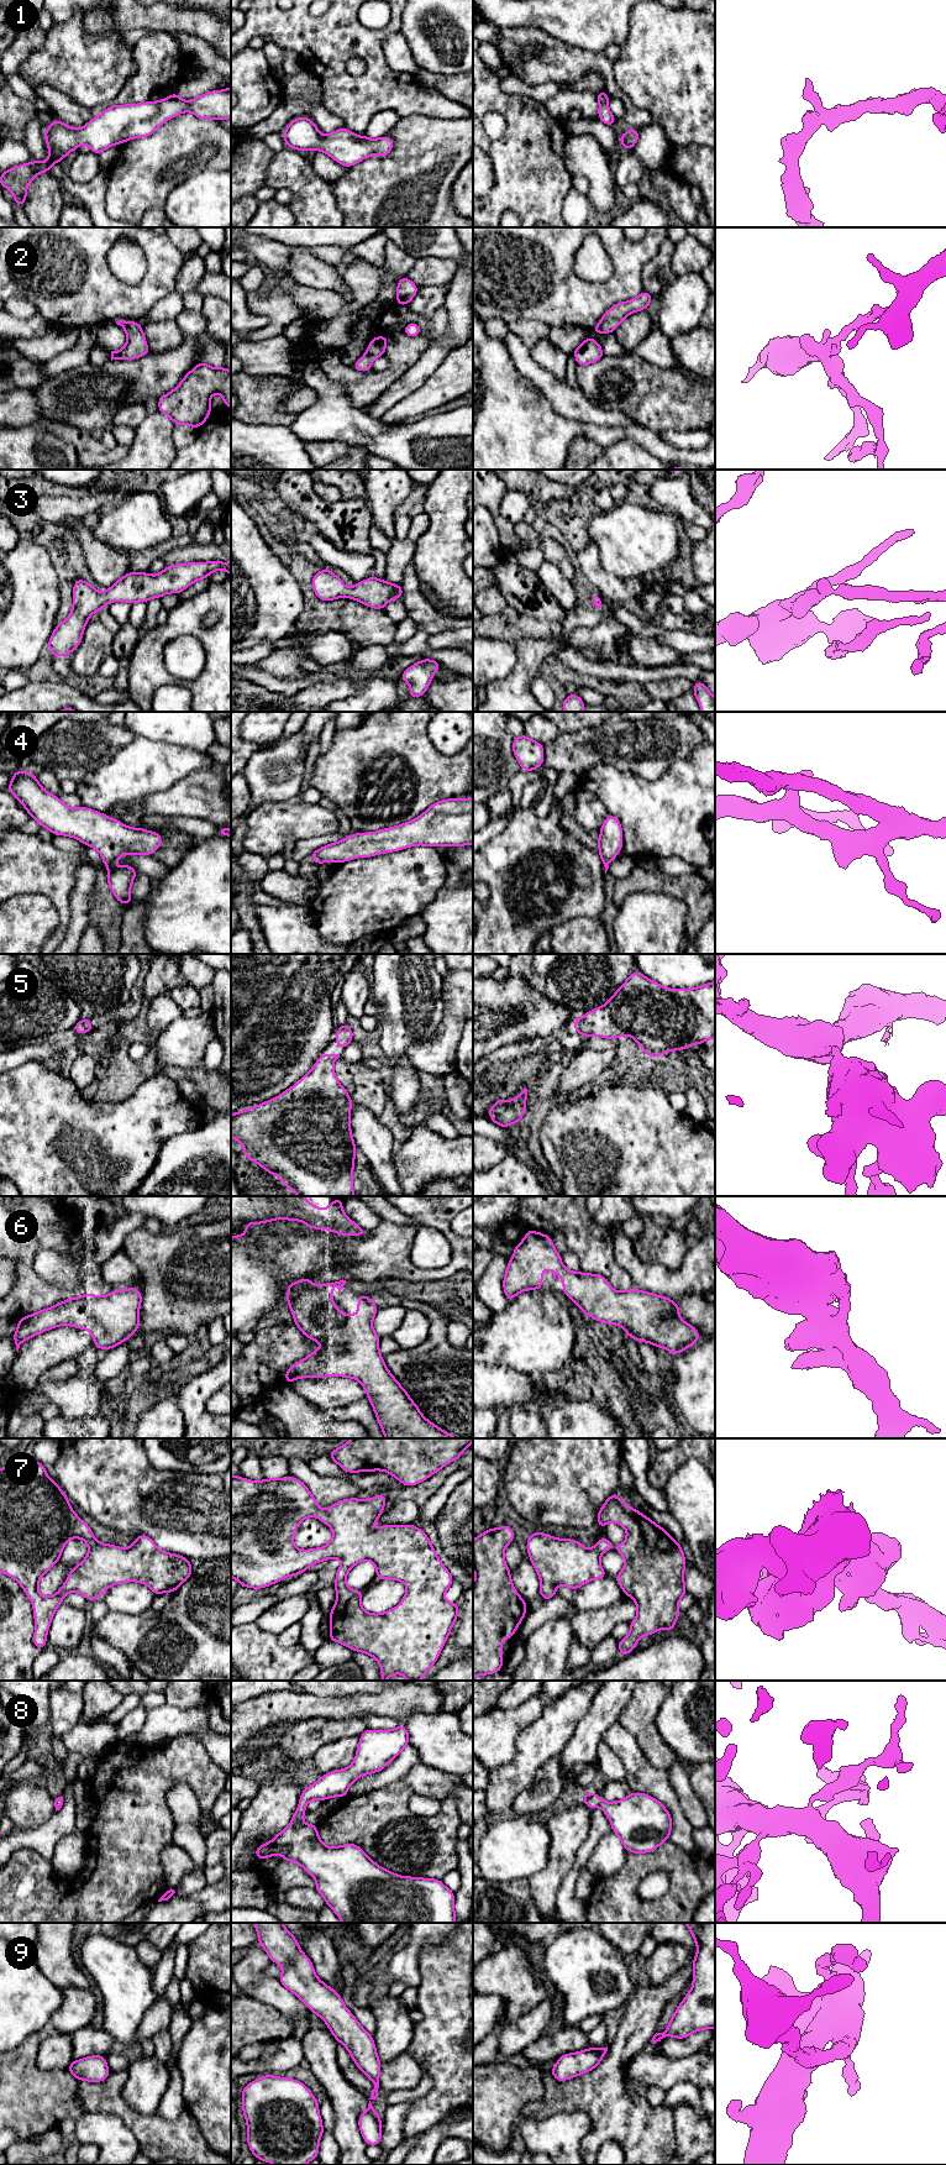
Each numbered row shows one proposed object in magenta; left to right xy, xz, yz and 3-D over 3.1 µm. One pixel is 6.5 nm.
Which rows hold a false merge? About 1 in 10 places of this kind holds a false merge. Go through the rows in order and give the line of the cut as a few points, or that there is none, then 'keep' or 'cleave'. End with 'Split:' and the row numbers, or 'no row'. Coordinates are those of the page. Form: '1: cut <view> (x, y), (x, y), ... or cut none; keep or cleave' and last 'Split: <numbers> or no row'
1: cut none; keep
2: cut none; keep
3: cut none; keep
4: cut none; keep
5: cut none; keep
6: cut none; keep
7: cut none; keep
8: cut none; keep
9: cut none; keep
Split: no row

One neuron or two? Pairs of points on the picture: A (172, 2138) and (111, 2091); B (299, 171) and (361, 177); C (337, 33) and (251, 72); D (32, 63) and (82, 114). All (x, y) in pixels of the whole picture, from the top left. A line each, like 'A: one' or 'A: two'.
A: one
B: two
C: two
D: two

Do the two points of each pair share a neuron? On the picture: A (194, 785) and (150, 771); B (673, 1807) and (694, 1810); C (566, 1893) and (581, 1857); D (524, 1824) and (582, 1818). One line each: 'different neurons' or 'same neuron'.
A: different neurons
B: different neurons
C: same neuron
D: different neurons

